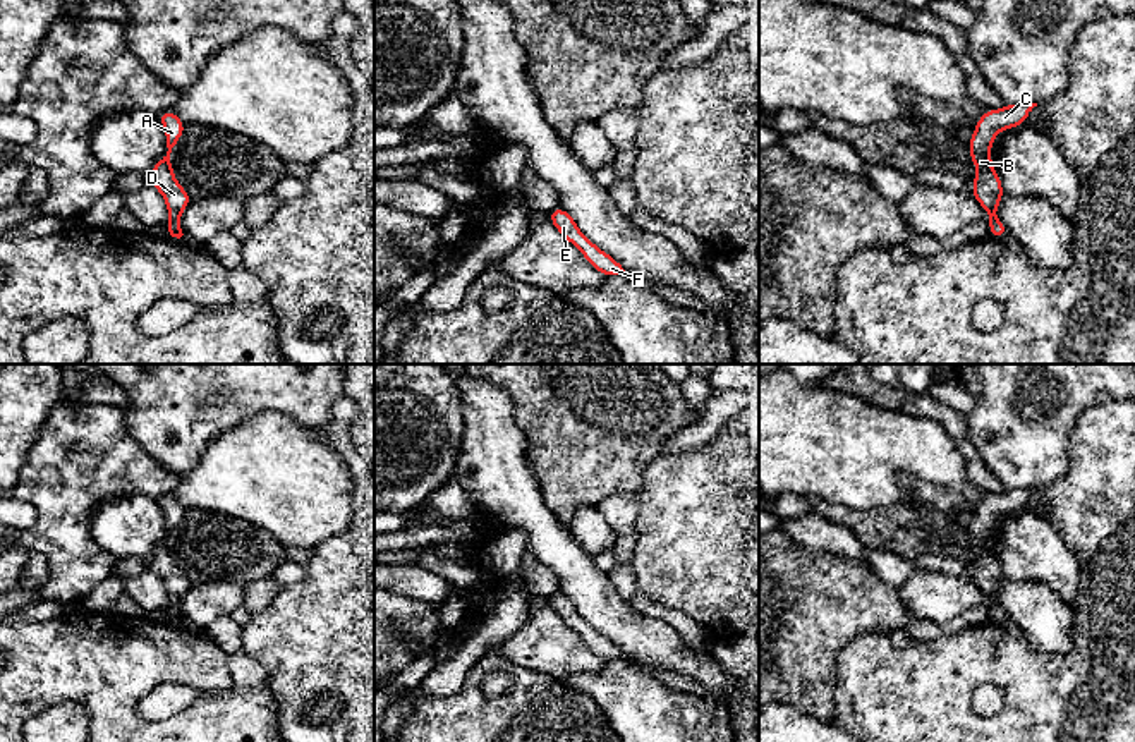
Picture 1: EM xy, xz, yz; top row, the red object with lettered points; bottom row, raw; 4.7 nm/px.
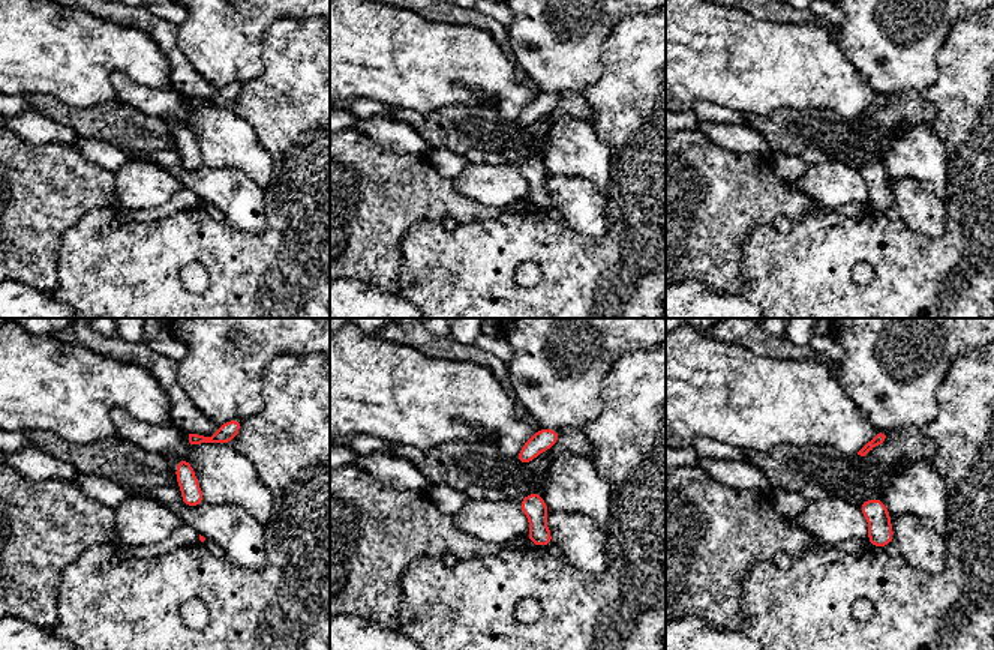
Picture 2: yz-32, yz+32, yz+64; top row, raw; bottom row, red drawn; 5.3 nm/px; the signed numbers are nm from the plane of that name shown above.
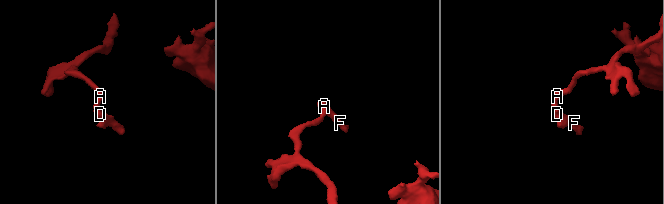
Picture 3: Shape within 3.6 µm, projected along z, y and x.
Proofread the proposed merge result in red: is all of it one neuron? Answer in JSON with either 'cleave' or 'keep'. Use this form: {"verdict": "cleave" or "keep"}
{"verdict": "keep"}

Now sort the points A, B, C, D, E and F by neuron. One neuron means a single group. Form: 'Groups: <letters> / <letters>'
Groups: A B C D E F

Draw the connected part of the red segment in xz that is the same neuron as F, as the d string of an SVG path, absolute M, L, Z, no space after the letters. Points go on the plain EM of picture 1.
M555 593L548 598L549 606L556 611L556 615L575 630L582 641L589 646L589 649L603 658L604 661L625 660L627 656L622 649L611 642L608 637L601 636L594 627L591 627L577 611L574 601L563 593Z

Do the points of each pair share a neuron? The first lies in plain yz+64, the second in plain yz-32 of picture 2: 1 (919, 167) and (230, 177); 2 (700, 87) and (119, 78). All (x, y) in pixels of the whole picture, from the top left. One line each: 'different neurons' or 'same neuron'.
1: different neurons
2: different neurons

